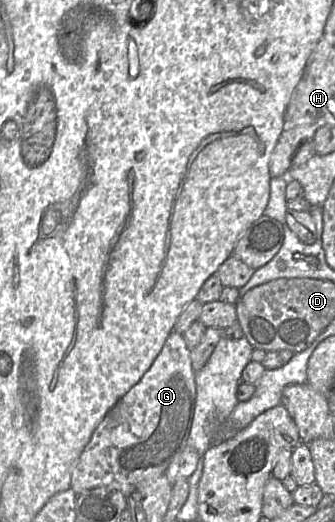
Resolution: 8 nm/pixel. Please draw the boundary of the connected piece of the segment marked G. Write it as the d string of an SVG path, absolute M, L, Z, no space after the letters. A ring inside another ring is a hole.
M172 331L152 366L95 428L72 471L70 488L79 495L96 487L108 487L128 498L144 481L165 473L173 459L187 447L196 404L195 377L184 337Z

